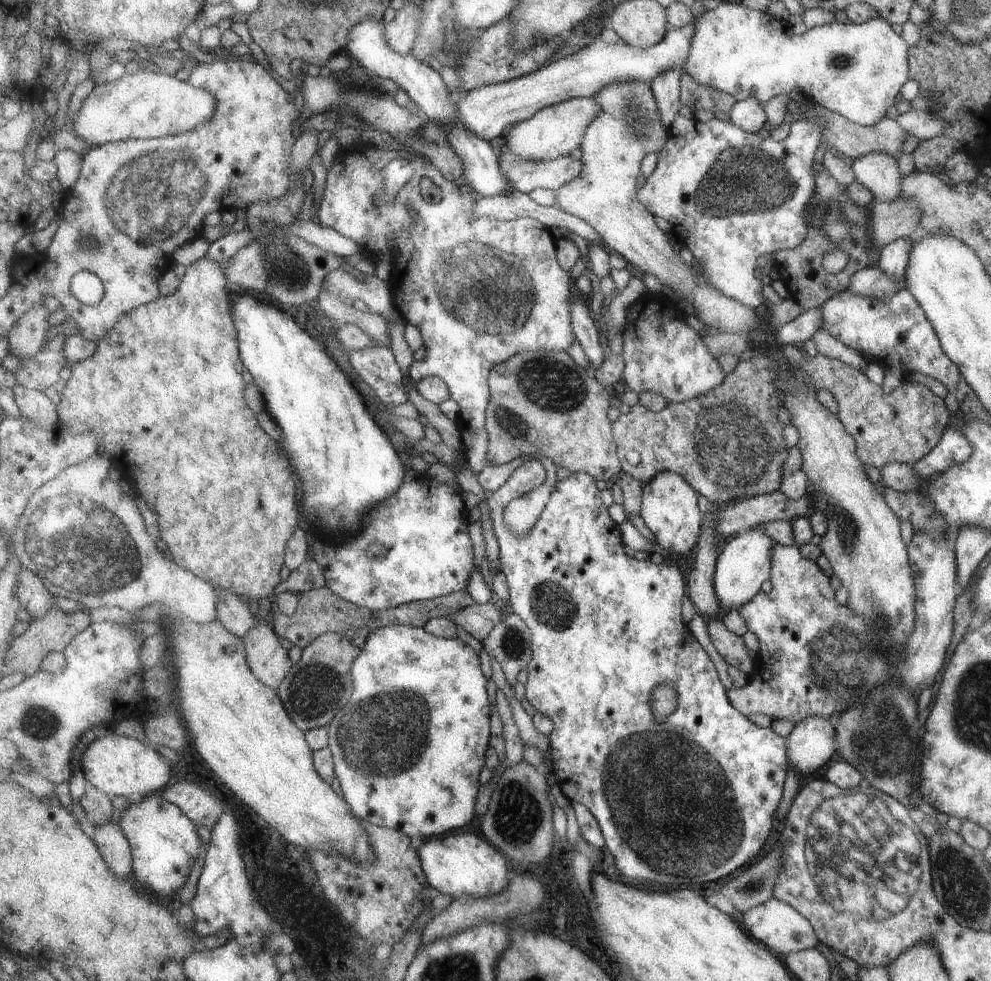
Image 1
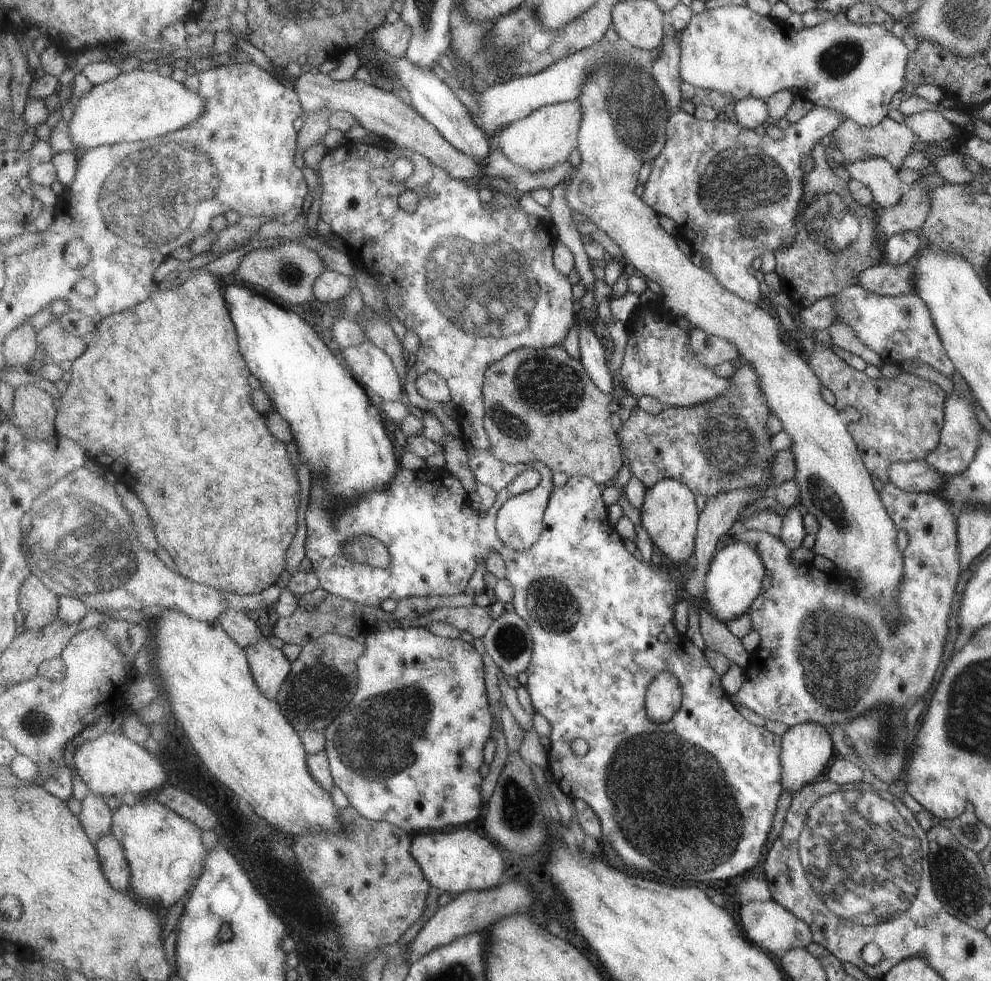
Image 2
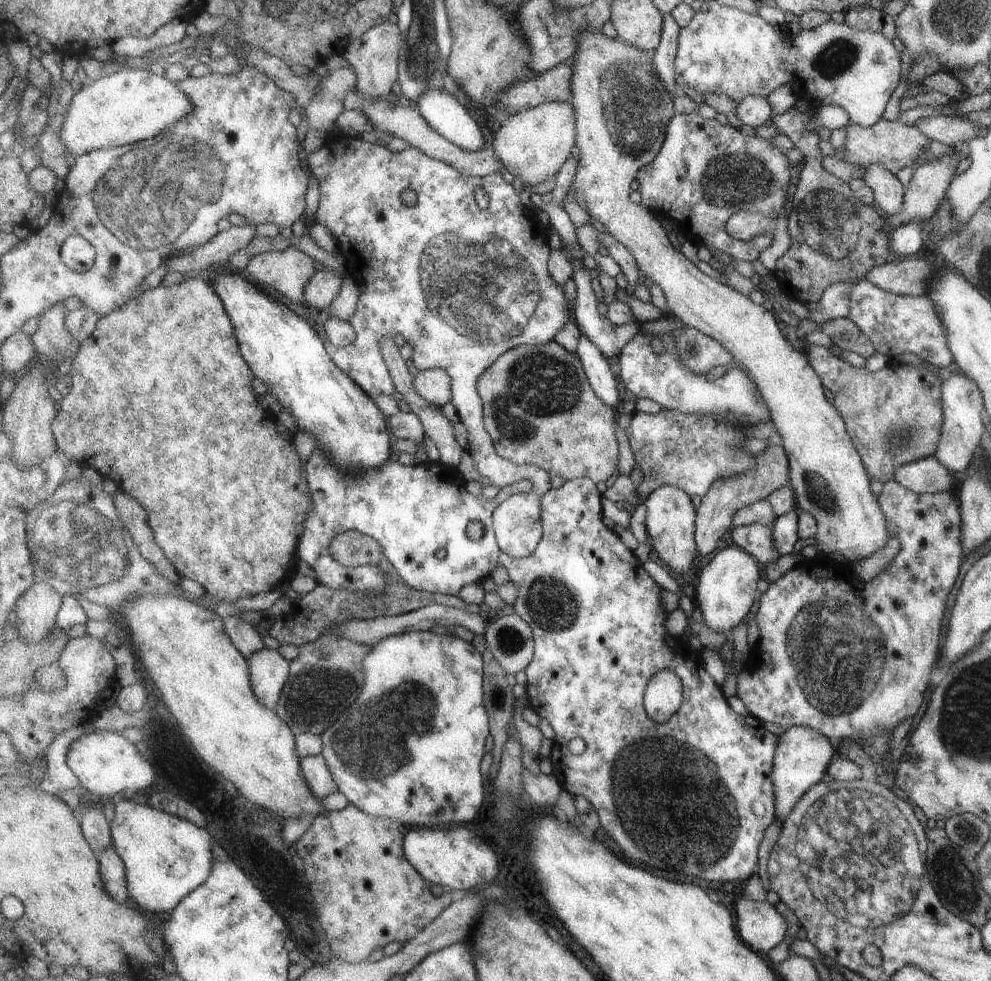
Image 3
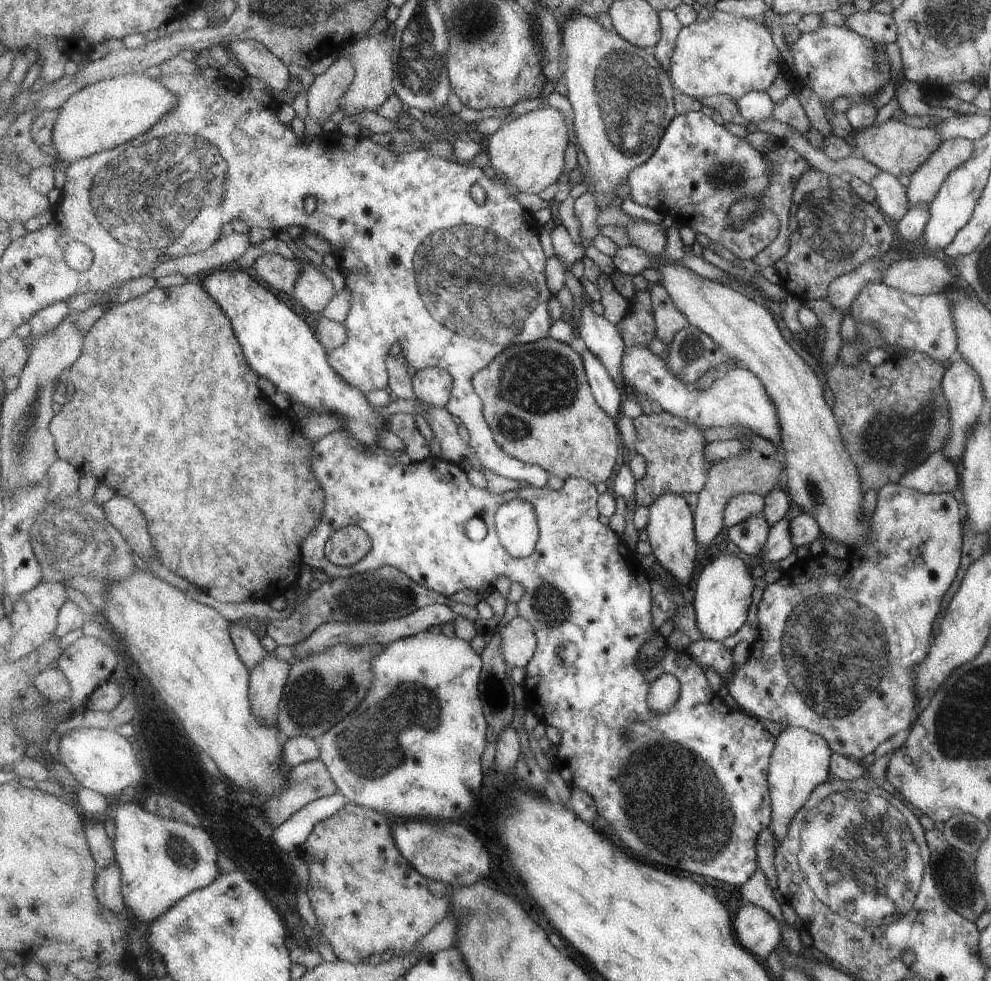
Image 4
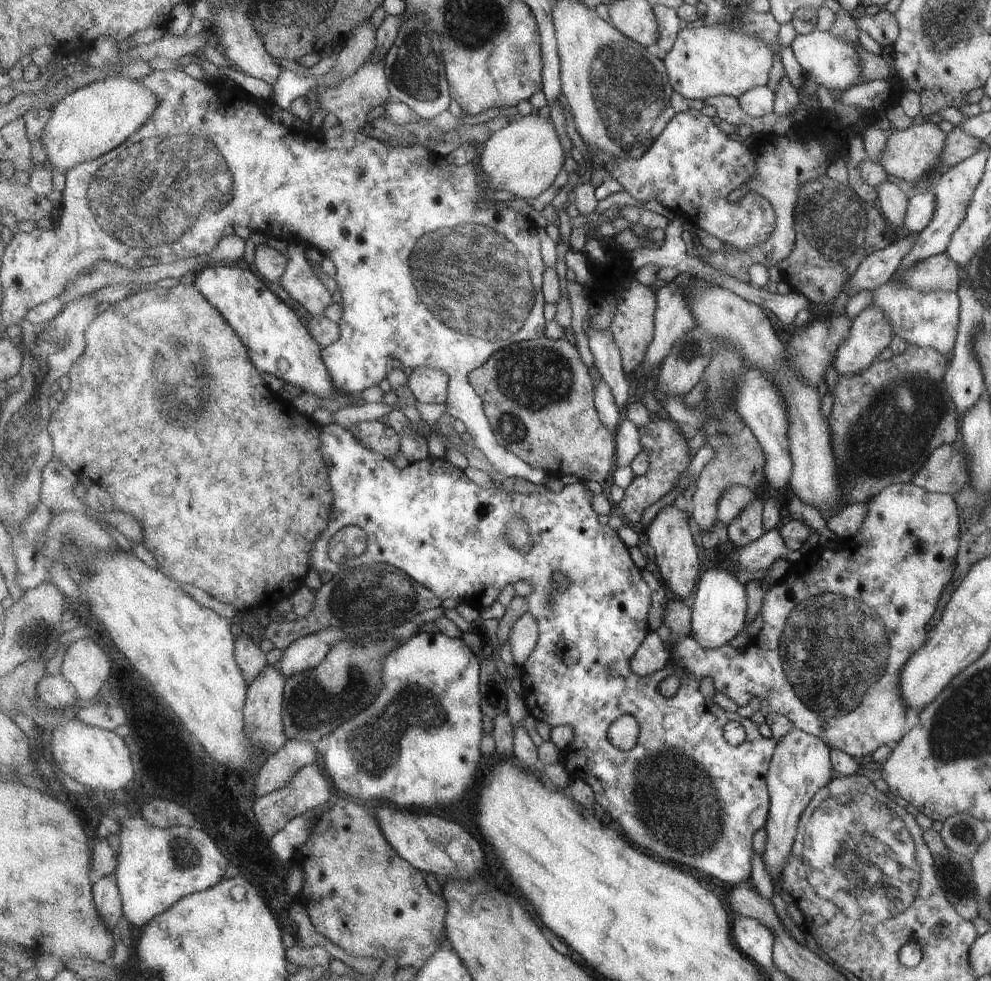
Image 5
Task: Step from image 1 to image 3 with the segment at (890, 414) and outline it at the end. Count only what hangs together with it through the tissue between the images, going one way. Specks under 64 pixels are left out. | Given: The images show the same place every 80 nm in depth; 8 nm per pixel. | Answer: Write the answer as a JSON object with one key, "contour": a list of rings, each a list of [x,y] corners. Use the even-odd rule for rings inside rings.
{"contour":[[[809,344],[809,362],[812,369],[817,371],[825,388],[834,394],[833,406],[844,419],[844,425],[848,431],[852,445],[856,447],[860,455],[868,478],[877,480],[881,484],[894,478],[894,471],[905,463],[919,461],[922,458],[933,455],[940,442],[940,434],[943,426],[943,398],[940,389],[940,381],[943,372],[935,365],[927,361],[921,361],[917,365],[886,364],[880,370],[871,372],[865,367],[853,367],[840,357],[834,356],[829,349]]]}

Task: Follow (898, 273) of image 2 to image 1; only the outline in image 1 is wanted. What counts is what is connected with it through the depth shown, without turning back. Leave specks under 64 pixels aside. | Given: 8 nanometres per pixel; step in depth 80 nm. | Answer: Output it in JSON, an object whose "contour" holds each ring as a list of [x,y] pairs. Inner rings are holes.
{"contour":[[[869,264],[854,272],[850,277],[849,289],[857,294],[865,295],[869,298],[880,299],[891,296],[901,289],[905,289],[904,281],[890,279],[879,267]]]}

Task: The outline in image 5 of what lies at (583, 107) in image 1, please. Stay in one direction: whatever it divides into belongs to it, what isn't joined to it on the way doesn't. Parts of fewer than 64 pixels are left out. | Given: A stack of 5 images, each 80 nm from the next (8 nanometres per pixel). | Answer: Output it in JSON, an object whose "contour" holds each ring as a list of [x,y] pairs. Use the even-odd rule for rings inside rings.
{"contour":[[[543,110],[518,116],[516,120],[492,133],[479,157],[479,165],[488,177],[488,187],[497,191],[506,190],[515,198],[529,202],[553,186],[555,178],[563,170],[565,150],[557,136],[554,122]]]}

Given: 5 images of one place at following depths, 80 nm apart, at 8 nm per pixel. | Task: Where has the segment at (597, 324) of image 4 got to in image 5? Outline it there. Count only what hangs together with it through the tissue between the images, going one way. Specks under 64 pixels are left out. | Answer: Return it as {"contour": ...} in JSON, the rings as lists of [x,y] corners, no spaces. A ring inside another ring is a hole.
{"contour":[[[610,328],[607,330],[588,330],[588,333],[597,368],[601,371],[607,384],[613,389],[615,400],[625,416],[630,406],[631,384],[624,371],[620,346],[617,346]]]}

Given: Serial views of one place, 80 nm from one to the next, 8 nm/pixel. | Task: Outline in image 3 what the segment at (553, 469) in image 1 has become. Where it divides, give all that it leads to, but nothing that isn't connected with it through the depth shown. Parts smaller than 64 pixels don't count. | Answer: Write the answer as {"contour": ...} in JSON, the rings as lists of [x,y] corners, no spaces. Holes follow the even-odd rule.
{"contour":[[[347,135],[343,136],[343,140],[341,140],[340,136],[337,138],[330,138],[329,140],[331,141],[331,152],[329,152],[329,145],[327,144],[327,148],[322,146],[314,153],[311,153],[311,160],[309,160],[309,164],[311,164],[309,168],[311,168],[311,172],[315,172],[312,176],[318,180],[321,194],[319,207],[315,212],[315,221],[325,226],[329,232],[333,234],[334,238],[339,240],[339,248],[341,248],[341,252],[345,254],[344,258],[347,274],[351,274],[351,276],[357,279],[361,289],[357,310],[348,320],[351,326],[355,327],[357,338],[349,346],[337,349],[332,358],[337,363],[337,366],[341,367],[341,370],[349,374],[359,386],[362,386],[372,396],[390,395],[393,394],[395,390],[401,392],[403,398],[409,404],[411,412],[415,413],[423,421],[427,436],[431,437],[433,442],[437,445],[437,448],[439,448],[440,460],[443,461],[445,465],[456,467],[459,466],[459,462],[461,462],[461,454],[463,454],[463,451],[466,451],[461,448],[459,442],[457,442],[457,436],[455,436],[457,427],[449,422],[449,418],[443,414],[440,408],[438,409],[431,406],[431,403],[416,391],[416,386],[414,385],[416,377],[411,376],[411,372],[409,372],[409,365],[411,363],[413,363],[419,371],[430,367],[444,368],[452,378],[451,403],[459,414],[460,424],[467,429],[469,440],[468,451],[477,465],[477,470],[481,479],[483,479],[485,483],[499,485],[500,488],[514,485],[520,480],[523,480],[523,478],[529,479],[533,484],[533,489],[530,493],[521,493],[509,497],[505,502],[502,502],[494,512],[494,530],[496,531],[499,546],[513,557],[531,556],[531,554],[536,551],[544,535],[542,500],[545,494],[552,489],[551,475],[549,471],[546,471],[540,466],[518,465],[512,460],[503,458],[503,456],[500,455],[500,452],[496,449],[492,434],[489,434],[489,431],[484,425],[484,400],[481,398],[478,391],[478,380],[481,374],[508,350],[519,345],[533,346],[551,342],[557,336],[557,333],[565,326],[565,323],[568,322],[569,310],[567,310],[567,302],[569,302],[569,299],[565,296],[565,288],[563,288],[563,285],[554,280],[554,276],[551,274],[548,265],[553,252],[551,246],[549,246],[549,233],[547,229],[541,228],[539,223],[535,221],[537,212],[523,206],[521,196],[519,196],[520,187],[518,184],[508,184],[505,182],[505,178],[503,178],[500,171],[492,175],[487,175],[486,177],[465,176],[453,165],[434,159],[425,151],[419,150],[413,146],[399,151],[398,153],[394,153],[388,150],[387,147],[366,142],[359,137]],[[479,186],[484,187],[489,193],[490,201],[486,209],[479,208],[479,204],[477,204],[477,200],[475,200],[475,188]],[[409,188],[412,189],[417,196],[416,203],[412,206],[407,206],[407,204],[403,202],[403,198],[401,198],[401,194],[403,194],[405,190],[409,190]],[[399,333],[413,348],[414,353],[412,354],[411,361],[401,356],[401,350],[399,350],[399,346],[397,346],[395,340],[393,340],[393,337],[397,336]]]}

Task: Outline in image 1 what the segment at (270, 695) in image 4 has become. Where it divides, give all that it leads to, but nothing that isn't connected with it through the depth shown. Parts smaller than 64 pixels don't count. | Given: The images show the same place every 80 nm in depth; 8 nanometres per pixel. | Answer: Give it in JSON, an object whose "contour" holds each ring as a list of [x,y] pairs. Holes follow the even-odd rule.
{"contour":[[[258,624],[243,639],[251,670],[261,682],[276,691],[279,690],[294,662],[289,650],[281,646],[274,627]]]}

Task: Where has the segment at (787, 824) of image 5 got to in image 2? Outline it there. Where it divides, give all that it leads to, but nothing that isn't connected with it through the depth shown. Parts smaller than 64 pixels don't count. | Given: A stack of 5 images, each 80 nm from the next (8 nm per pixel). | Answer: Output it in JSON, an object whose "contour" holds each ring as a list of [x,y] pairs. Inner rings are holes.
{"contour":[[[799,723],[782,729],[780,738],[783,740],[783,745],[780,746],[780,785],[784,786],[785,792],[792,797],[825,770],[833,754],[833,744],[829,740],[827,729],[815,723]]]}

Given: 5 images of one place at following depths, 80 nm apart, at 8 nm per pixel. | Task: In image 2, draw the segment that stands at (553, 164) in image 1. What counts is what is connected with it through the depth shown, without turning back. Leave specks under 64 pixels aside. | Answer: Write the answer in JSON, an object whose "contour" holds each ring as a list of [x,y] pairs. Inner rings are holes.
{"contour":[[[305,69],[293,82],[294,89],[300,96],[301,110],[313,112],[318,108],[330,108],[332,111],[343,110],[349,112],[357,122],[377,137],[392,141],[397,147],[407,147],[424,154],[427,158],[450,172],[456,179],[480,178],[498,176],[508,178],[519,191],[527,192],[537,189],[551,189],[566,181],[567,177],[573,178],[577,167],[571,162],[555,165],[552,169],[544,171],[530,171],[516,165],[509,160],[500,148],[490,150],[490,153],[482,159],[468,155],[459,150],[452,142],[449,142],[441,131],[431,124],[413,105],[407,105],[399,98],[395,91],[385,91],[367,81],[351,78],[346,81],[329,79],[329,76],[321,73],[307,72]]]}

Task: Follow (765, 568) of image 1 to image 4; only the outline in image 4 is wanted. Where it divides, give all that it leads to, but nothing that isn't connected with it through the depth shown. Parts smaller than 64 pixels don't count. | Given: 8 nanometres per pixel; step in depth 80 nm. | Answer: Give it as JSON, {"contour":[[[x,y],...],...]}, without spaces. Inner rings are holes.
{"contour":[[[733,554],[719,556],[702,570],[696,582],[694,608],[703,639],[723,642],[743,626],[754,585],[749,567],[746,568],[743,560]]]}

